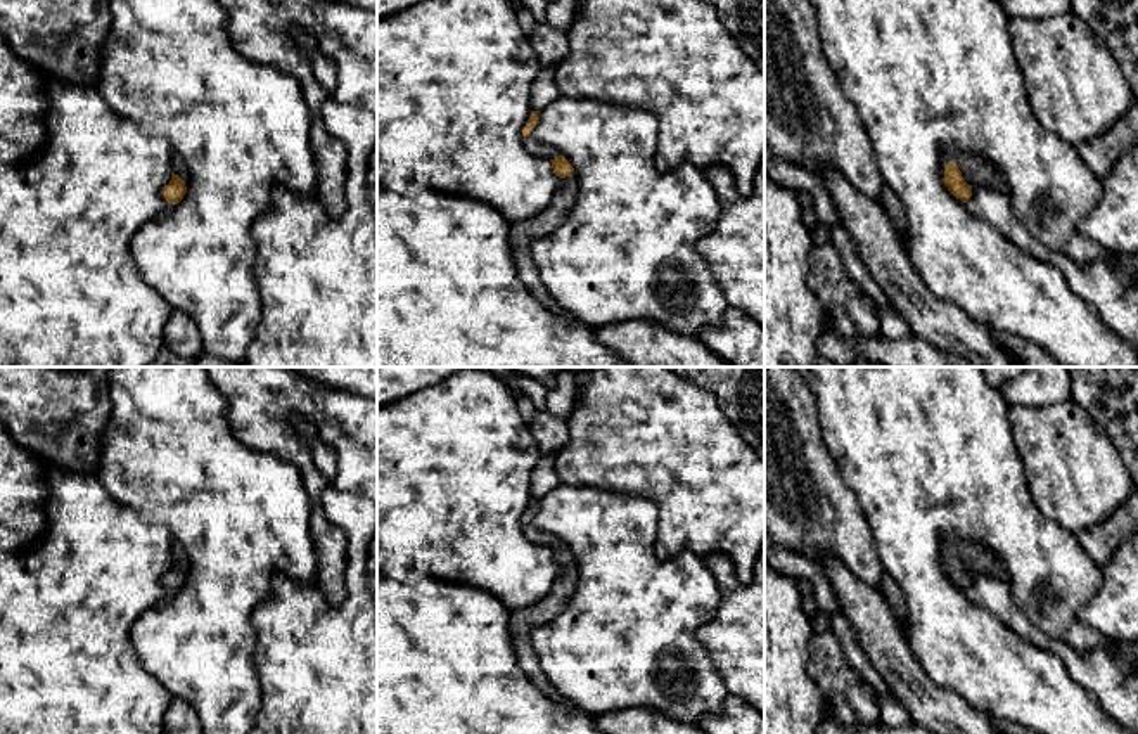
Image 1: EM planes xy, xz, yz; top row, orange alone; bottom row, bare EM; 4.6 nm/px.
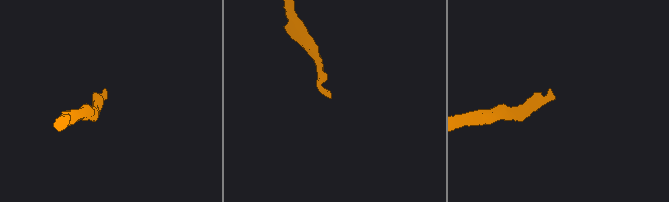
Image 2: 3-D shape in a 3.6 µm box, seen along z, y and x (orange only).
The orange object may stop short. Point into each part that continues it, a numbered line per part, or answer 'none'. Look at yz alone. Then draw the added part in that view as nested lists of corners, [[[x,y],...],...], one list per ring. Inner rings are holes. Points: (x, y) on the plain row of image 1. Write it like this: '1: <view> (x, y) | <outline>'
1: yz (978, 560) | [[[960,544],[956,549],[963,568],[970,575],[988,575],[993,578],[1007,580],[1007,566],[989,549],[981,544]]]

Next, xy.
1: xy (179, 556) | [[[178,542],[171,544],[171,559],[187,570],[187,556],[183,547]]]

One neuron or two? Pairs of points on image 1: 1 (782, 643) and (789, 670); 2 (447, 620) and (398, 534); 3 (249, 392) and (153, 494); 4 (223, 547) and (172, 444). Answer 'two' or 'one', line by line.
1: one
2: two
3: two
4: one

